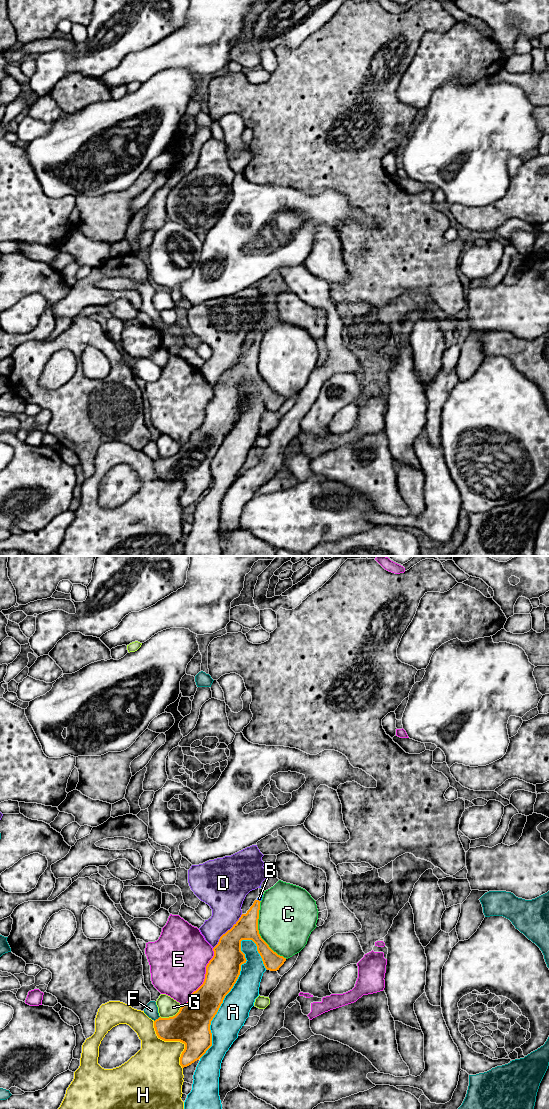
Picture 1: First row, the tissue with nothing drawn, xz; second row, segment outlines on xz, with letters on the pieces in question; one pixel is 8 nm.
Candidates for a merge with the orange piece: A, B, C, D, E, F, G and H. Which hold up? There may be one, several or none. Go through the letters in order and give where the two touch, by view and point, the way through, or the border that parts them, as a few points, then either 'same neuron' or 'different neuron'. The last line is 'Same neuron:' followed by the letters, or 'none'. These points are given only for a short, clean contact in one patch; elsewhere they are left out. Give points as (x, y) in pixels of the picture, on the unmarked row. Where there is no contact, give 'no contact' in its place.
A: xz (226, 434) | different neuron
B: xz (258, 340) | across xz (246, 368), (258, 340), (259, 338) | same neuron
C: xz (258, 372) | different neuron
D: xz (227, 371) | different neuron
E: xz (205, 418) | different neuron
F: xz (156, 459) | different neuron
G: xz (171, 457) | different neuron
H: xz (176, 480) | different neuron
Same neuron: B

